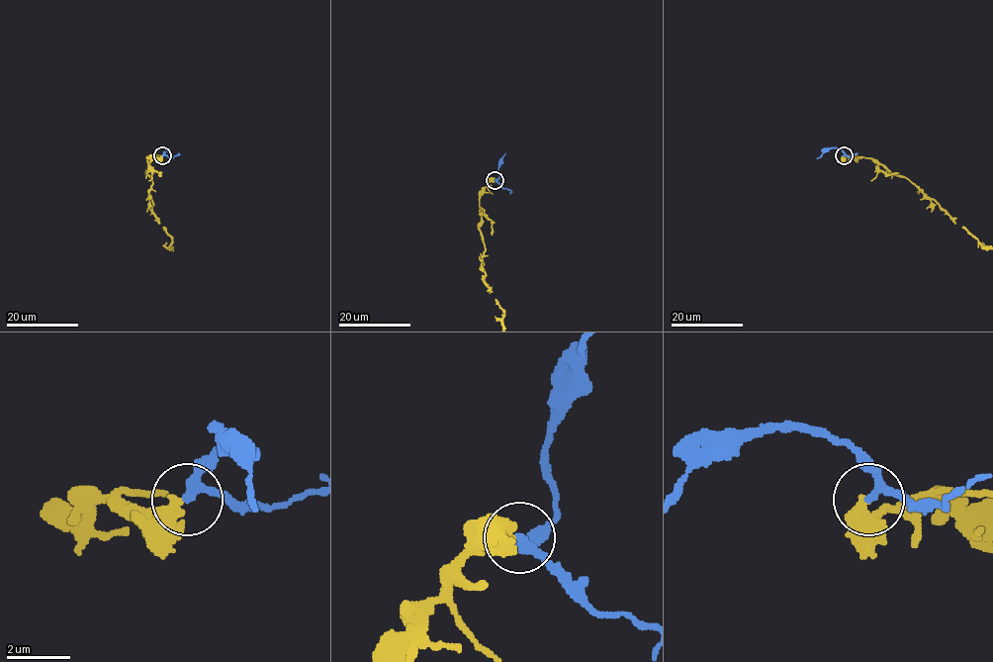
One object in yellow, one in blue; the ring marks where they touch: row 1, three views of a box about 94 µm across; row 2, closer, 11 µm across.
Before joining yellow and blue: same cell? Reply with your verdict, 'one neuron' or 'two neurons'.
one neuron

